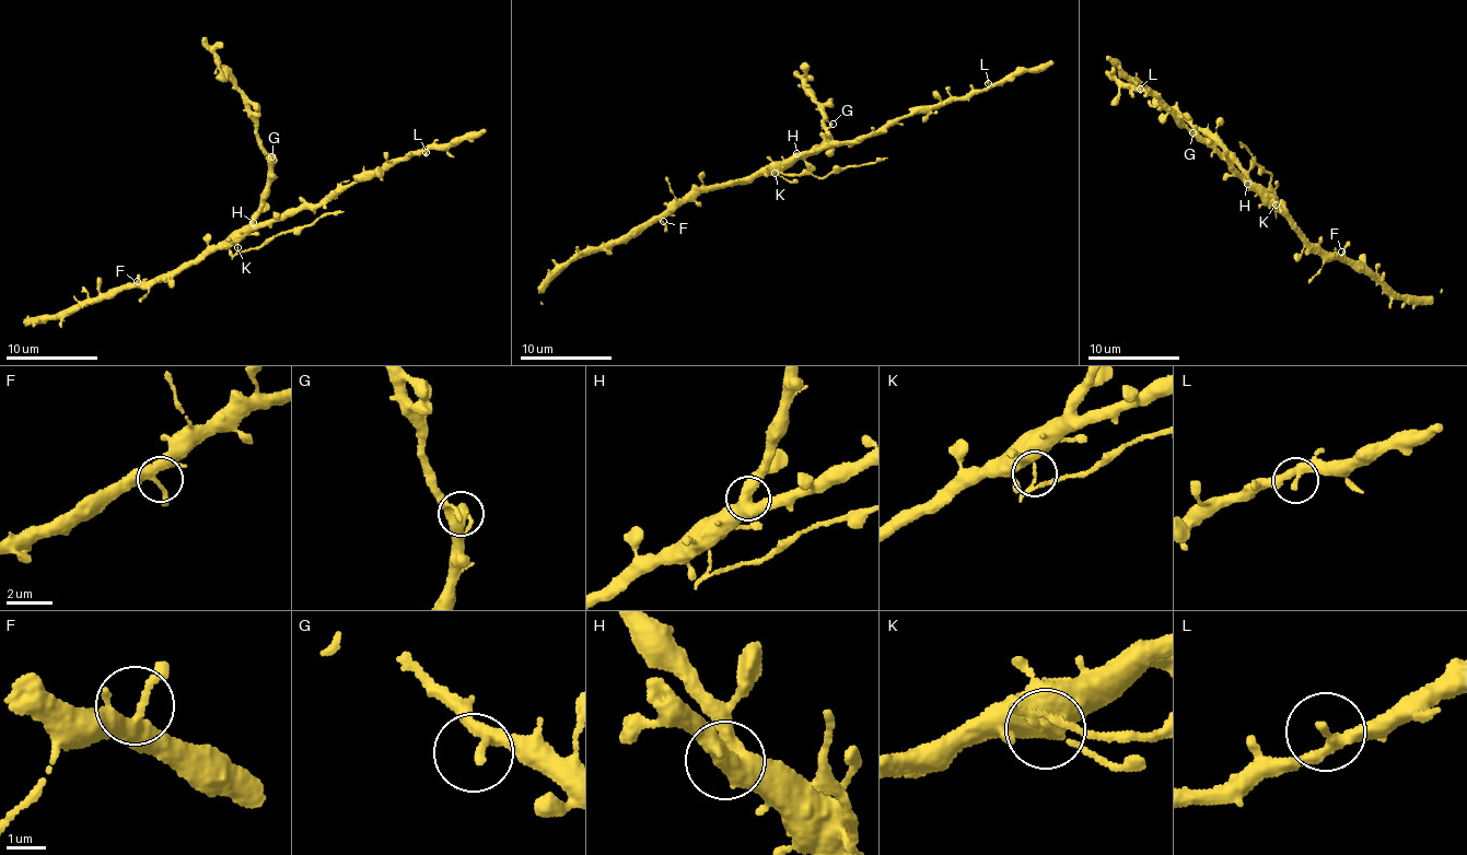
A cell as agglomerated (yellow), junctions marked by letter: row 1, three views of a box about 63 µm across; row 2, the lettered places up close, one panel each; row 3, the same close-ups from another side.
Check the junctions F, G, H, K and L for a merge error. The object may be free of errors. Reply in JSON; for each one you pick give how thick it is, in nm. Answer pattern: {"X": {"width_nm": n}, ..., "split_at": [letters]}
{"K": {"width_nm": 180}, "split_at": ["K"]}

